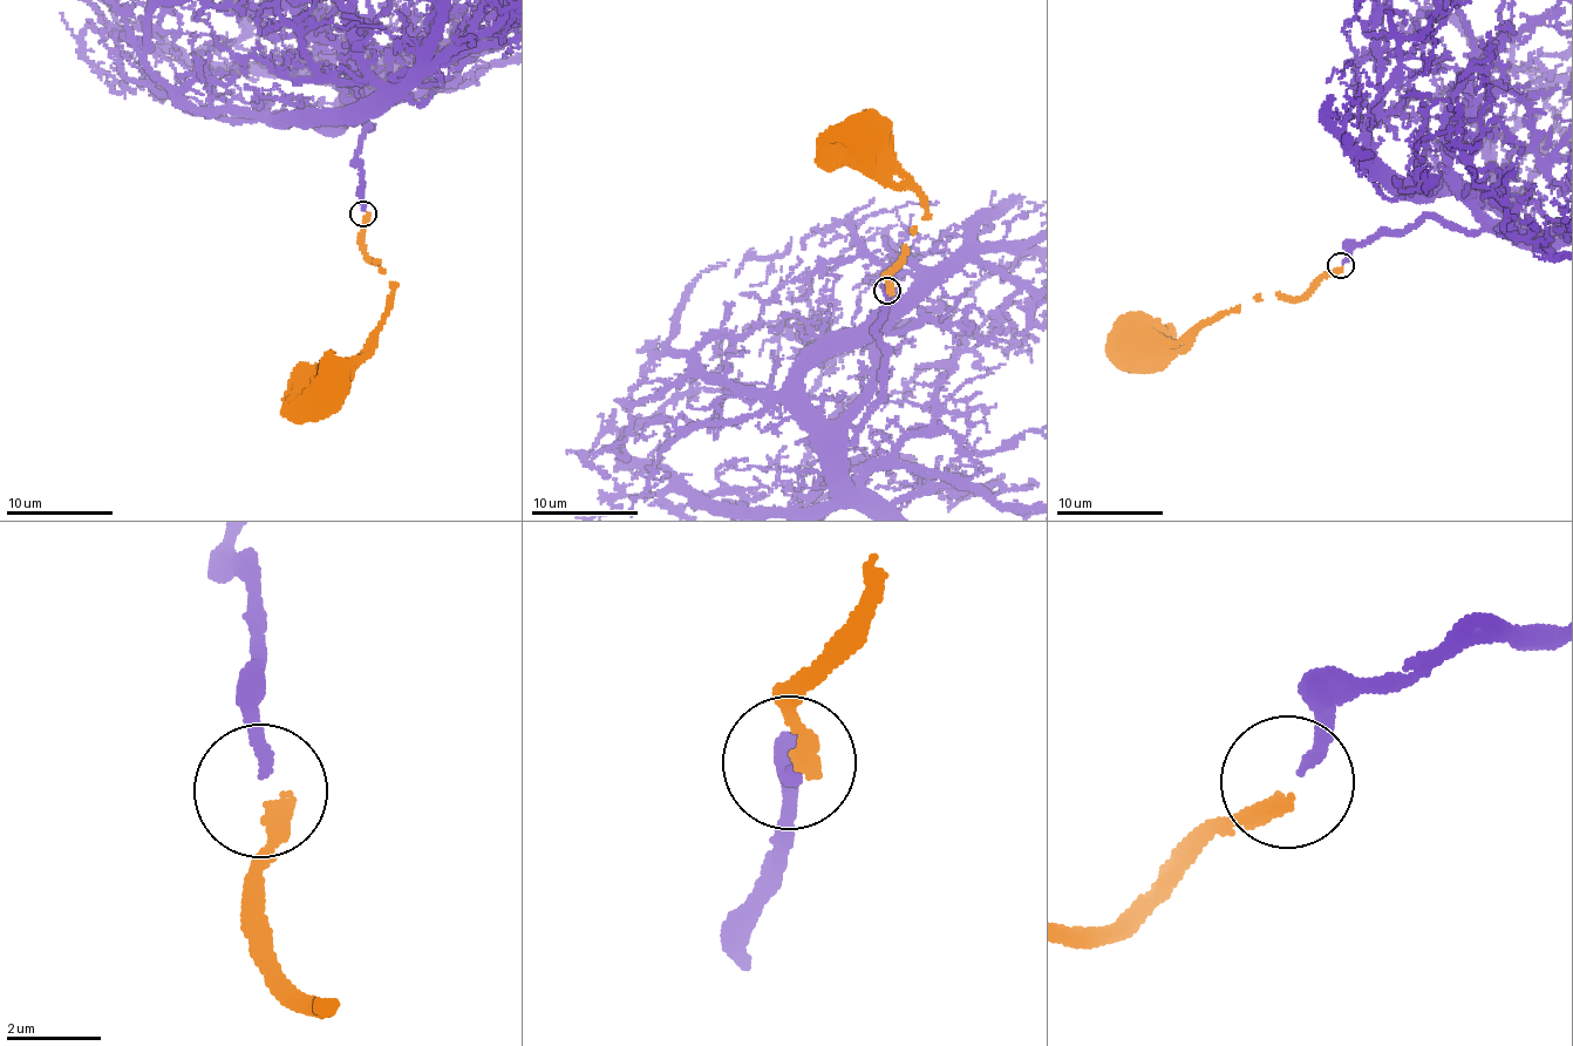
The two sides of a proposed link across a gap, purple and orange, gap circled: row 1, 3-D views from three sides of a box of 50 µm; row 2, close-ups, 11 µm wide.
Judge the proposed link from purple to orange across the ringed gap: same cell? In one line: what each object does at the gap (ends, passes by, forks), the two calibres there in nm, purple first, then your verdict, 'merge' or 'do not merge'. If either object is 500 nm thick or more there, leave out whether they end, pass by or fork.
purple ends | orange ends | 240/440 nm | merge

